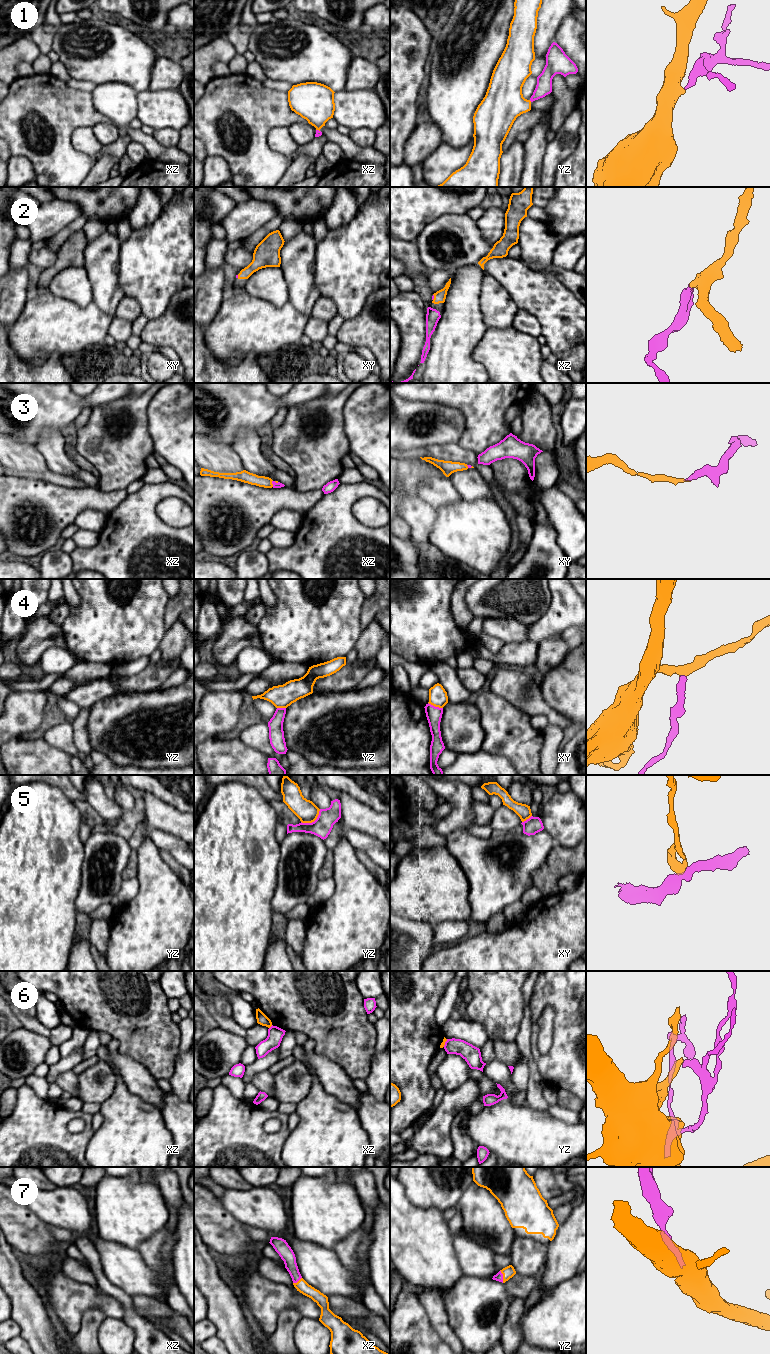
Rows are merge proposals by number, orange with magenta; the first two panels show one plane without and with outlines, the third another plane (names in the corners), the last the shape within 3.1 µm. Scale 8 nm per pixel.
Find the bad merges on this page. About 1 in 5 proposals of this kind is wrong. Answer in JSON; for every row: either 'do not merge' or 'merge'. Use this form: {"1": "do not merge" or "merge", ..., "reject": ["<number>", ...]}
{"1": "merge", "2": "merge", "3": "merge", "4": "do not merge", "5": "do not merge", "6": "do not merge", "7": "merge", "reject": ["4", "5", "6"]}

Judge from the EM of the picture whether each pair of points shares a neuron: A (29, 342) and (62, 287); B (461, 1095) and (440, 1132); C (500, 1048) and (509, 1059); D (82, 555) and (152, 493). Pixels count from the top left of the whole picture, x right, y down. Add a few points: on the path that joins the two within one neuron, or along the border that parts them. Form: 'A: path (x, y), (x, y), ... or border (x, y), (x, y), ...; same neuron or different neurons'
A: border (50, 291), (71, 300), (78, 306); different neurons
B: path (452, 1104), (443, 1115), (440, 1123); same neuron
C: path (503, 1051), (508, 1056); same neuron
D: path (102, 554), (135, 521), (137, 513); same neuron

